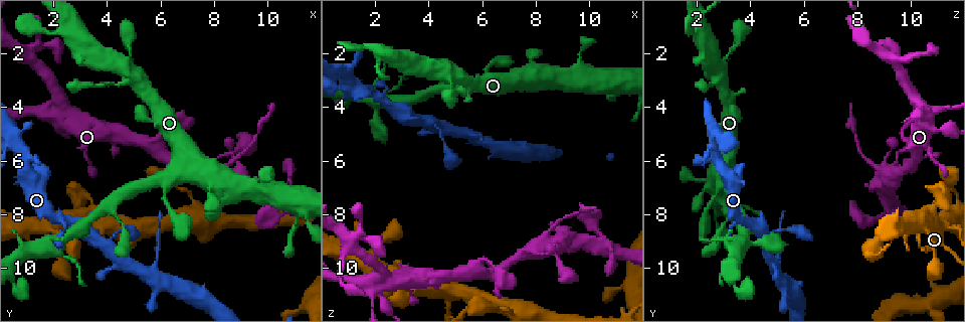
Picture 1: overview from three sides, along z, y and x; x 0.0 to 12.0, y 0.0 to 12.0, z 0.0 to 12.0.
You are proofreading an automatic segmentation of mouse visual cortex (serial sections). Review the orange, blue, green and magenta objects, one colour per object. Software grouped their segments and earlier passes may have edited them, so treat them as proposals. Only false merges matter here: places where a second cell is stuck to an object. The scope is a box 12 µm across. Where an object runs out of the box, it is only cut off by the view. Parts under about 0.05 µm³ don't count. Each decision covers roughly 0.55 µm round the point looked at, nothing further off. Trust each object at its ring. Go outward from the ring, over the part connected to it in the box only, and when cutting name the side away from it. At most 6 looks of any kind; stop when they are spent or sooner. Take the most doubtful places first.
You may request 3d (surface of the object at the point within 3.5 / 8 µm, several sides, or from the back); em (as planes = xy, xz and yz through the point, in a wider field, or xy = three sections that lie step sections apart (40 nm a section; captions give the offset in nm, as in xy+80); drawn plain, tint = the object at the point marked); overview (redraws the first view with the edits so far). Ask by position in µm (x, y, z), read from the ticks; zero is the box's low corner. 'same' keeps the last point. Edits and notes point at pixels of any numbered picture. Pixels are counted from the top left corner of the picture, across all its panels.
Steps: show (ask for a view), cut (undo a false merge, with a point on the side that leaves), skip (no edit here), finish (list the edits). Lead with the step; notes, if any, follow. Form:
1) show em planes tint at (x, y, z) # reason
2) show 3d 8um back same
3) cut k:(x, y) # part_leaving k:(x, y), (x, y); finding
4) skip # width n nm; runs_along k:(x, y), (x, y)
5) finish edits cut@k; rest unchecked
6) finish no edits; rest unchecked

show 3d 3.5um back at (8.1, 6.1, 9.4) # a narrow waist

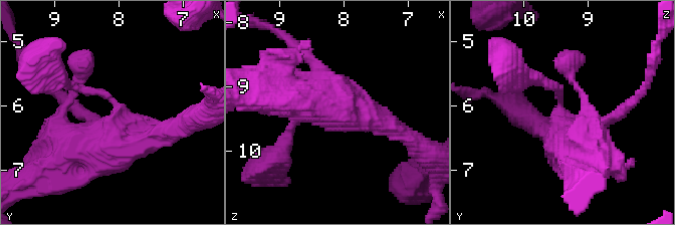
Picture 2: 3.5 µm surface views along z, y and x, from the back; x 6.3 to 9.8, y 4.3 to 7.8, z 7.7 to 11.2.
show em xy step 1 tint at (8.00, 6.15, 9.40)

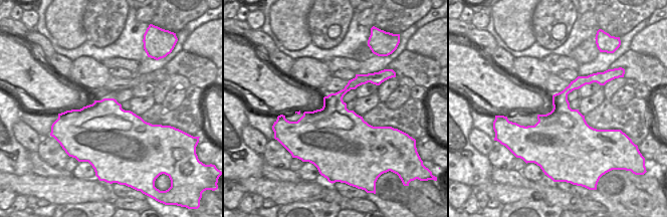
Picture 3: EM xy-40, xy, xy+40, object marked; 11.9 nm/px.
skip # runs_along 2:(403, 134), (360, 108), (282, 92); one cell here

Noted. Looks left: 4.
show 3d 3.5um back at (1.4, 1.4, 8.3)

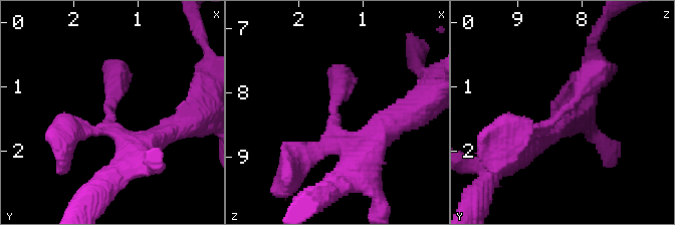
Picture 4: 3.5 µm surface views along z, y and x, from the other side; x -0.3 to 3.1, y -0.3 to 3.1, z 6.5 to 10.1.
show em xy step 3 tint at (1.45, 1.35, 8.30) # shape alone is not enough

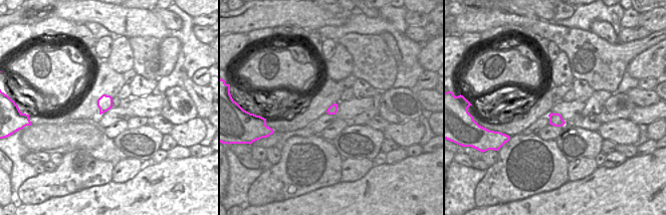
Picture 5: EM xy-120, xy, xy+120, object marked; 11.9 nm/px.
skip # runs_along 4:(513, 157), (609, 63); one cell here

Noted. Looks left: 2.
show 3d 8um back at (5.8, 10.5, 5.2) # branch point

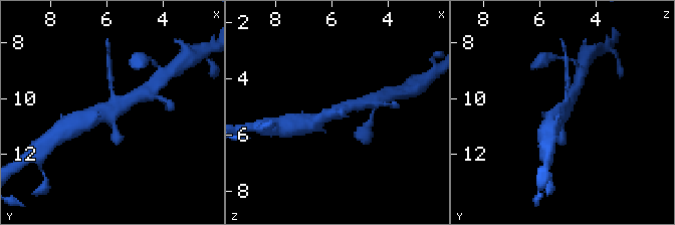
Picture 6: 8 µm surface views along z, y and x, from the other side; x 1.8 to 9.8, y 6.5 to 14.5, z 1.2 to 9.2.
show em xy step 1 tint at (5.8, 10.6, 5.2)

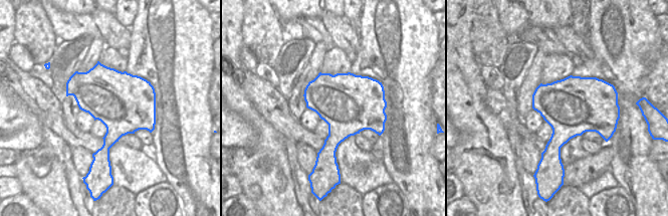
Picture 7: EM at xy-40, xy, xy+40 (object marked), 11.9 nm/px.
skip # runs_along 6:(133, 98), (84, 122); continuous, no second cell

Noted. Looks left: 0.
finish no edits; rest unchecked

